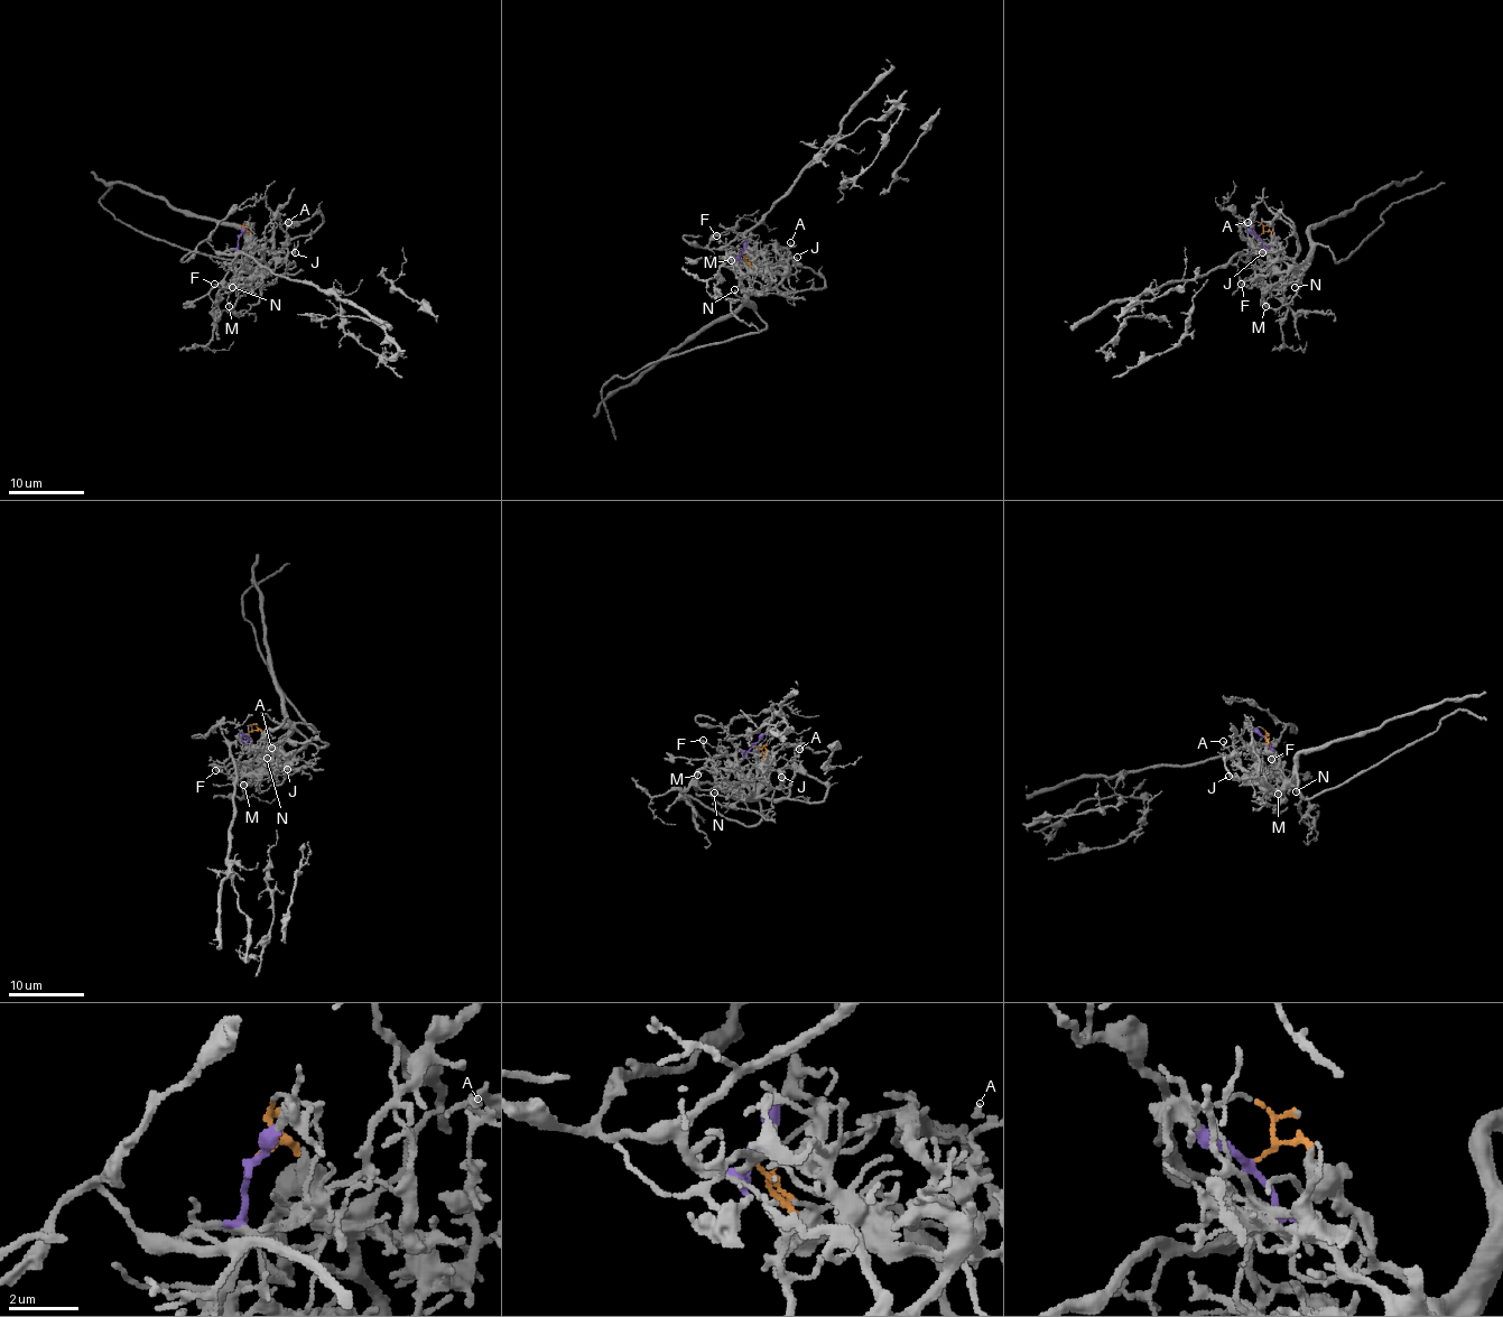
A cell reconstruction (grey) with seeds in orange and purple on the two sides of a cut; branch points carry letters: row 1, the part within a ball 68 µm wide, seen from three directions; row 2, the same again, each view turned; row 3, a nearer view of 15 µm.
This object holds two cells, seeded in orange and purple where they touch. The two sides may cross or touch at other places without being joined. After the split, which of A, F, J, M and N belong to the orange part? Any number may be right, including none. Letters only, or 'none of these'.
A, J, M, N

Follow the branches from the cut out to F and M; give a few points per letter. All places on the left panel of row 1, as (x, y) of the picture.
F: (240, 235), (235, 261), (221, 288), (213, 285)
M: (240, 235), (243, 232), (249, 233), (246, 263), (238, 302), (229, 307)

